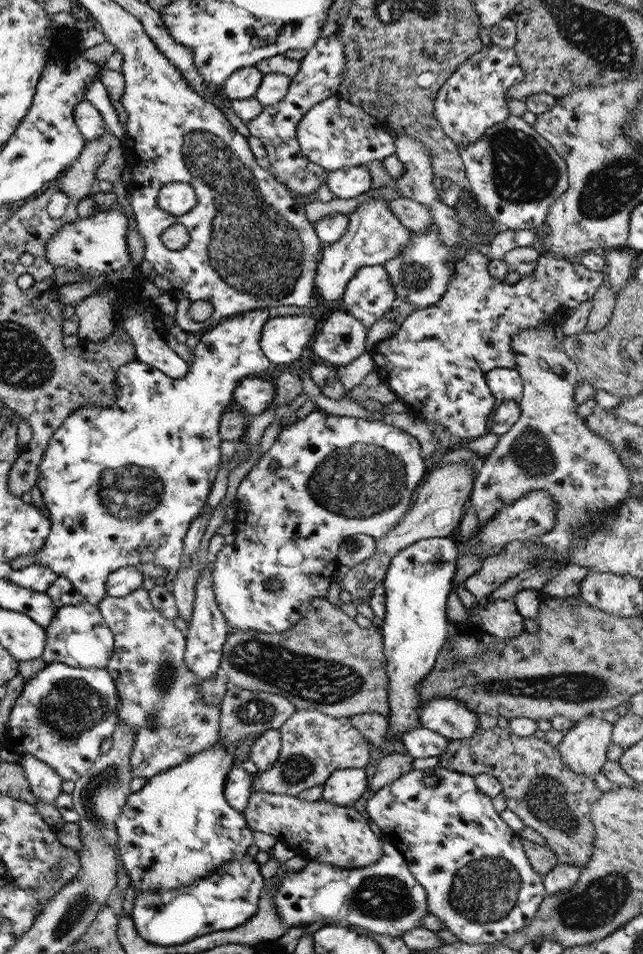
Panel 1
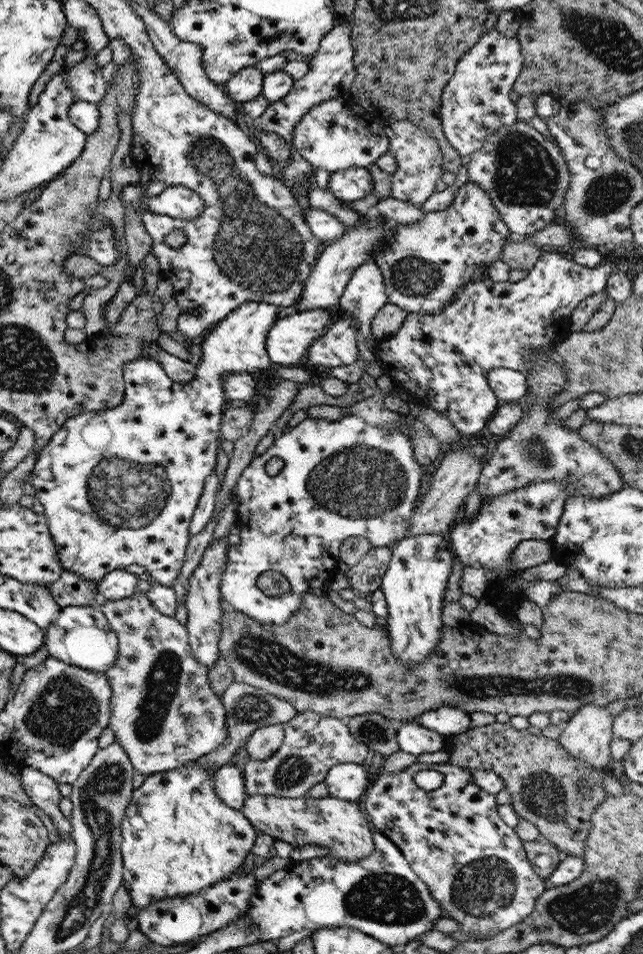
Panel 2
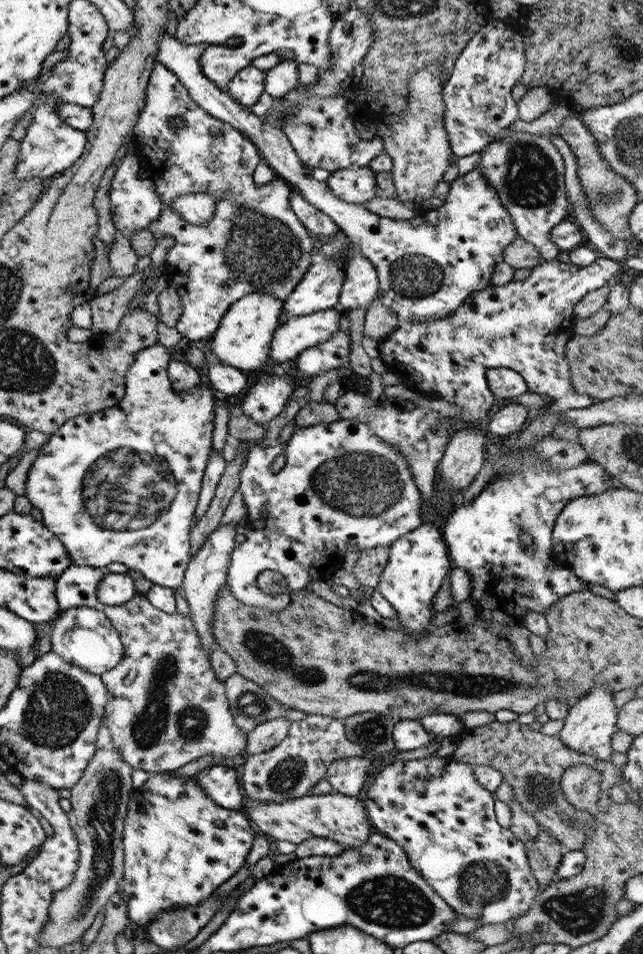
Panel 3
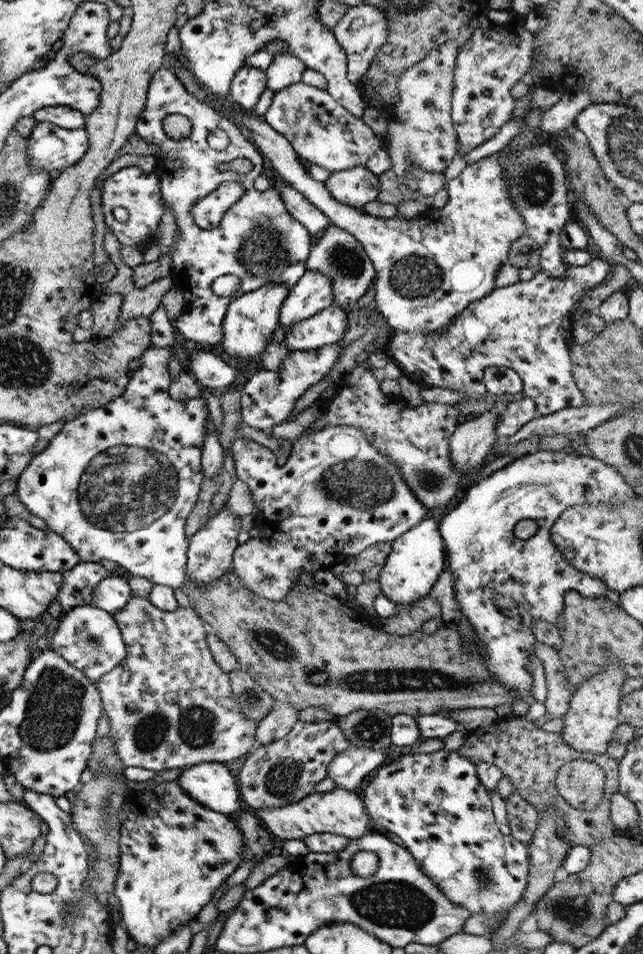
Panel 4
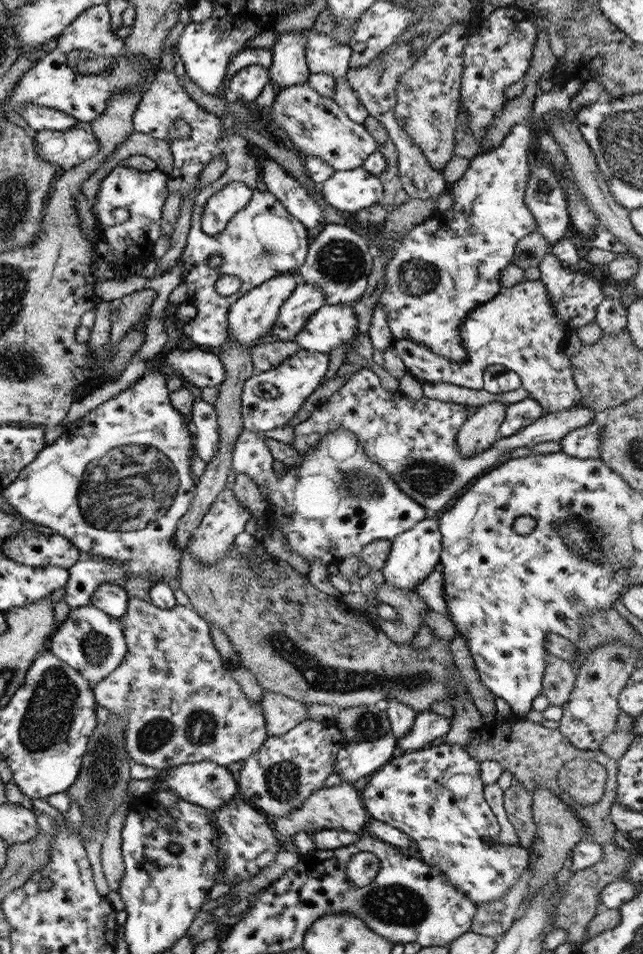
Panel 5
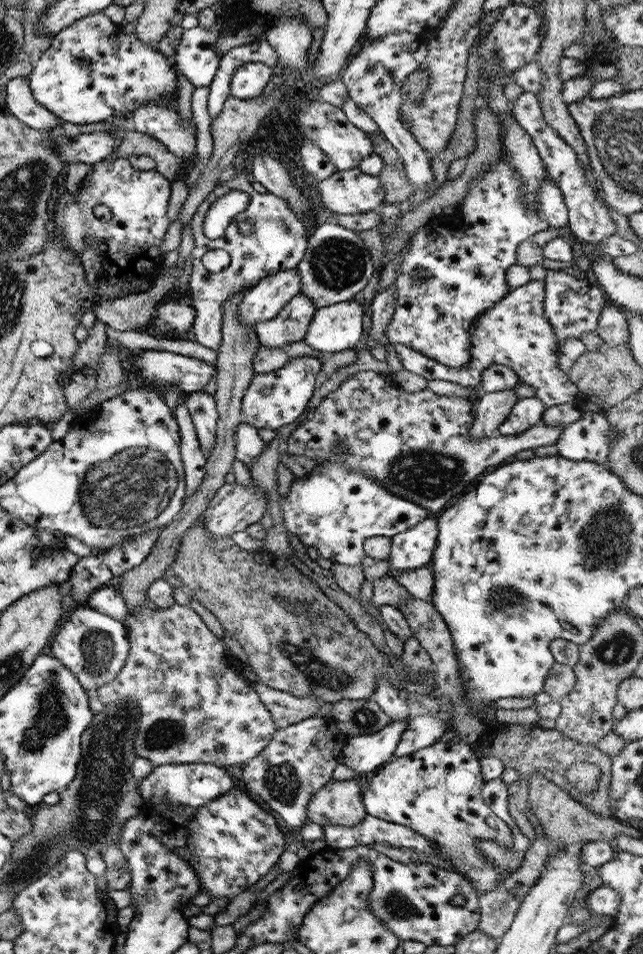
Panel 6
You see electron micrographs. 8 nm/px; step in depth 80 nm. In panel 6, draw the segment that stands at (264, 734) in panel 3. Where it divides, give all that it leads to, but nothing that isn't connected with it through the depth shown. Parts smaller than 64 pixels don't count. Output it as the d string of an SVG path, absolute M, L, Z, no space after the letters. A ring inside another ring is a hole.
M257 682L252 686L273 719L275 730L316 716L326 702L314 696L297 698Z

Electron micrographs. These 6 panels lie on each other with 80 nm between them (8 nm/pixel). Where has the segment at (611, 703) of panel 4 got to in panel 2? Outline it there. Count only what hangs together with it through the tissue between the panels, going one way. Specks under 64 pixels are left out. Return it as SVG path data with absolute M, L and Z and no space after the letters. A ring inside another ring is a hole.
M587 703L580 706L574 713L569 714L569 718L564 724L565 728L556 742L568 752L570 758L585 761L592 770L603 769L612 760L609 757L609 743L613 739L612 719L613 717L605 709L605 706Z

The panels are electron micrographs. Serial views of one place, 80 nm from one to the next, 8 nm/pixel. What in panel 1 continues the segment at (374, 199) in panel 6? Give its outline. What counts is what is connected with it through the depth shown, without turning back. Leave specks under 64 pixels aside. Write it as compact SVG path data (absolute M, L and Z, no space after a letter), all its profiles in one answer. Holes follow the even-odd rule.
M349 166L328 171L325 184L334 198L347 200L370 190L370 177L365 166Z

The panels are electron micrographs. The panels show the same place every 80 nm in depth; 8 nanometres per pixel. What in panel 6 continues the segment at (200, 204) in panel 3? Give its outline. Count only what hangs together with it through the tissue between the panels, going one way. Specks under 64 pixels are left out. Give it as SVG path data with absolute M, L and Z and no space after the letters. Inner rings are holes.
M229 191L219 199L214 200L205 212L201 231L210 240L223 235L227 225L231 224L233 217L246 208L249 195L245 191Z

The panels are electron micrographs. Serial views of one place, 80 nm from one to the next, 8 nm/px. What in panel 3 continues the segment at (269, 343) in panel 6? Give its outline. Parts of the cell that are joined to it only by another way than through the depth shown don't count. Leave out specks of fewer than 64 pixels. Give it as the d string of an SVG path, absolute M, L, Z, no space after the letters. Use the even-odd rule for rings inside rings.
M345 257L320 258L316 264L309 265L303 278L282 302L286 318L337 307L343 265Z

